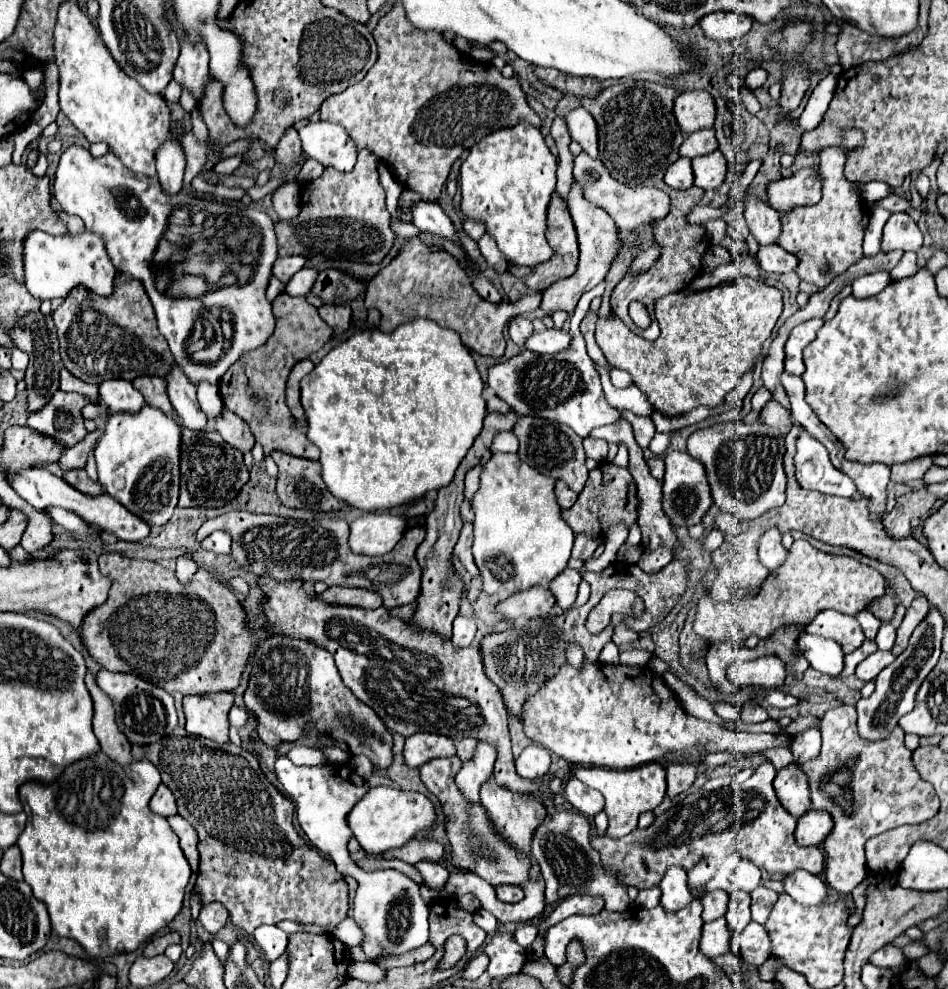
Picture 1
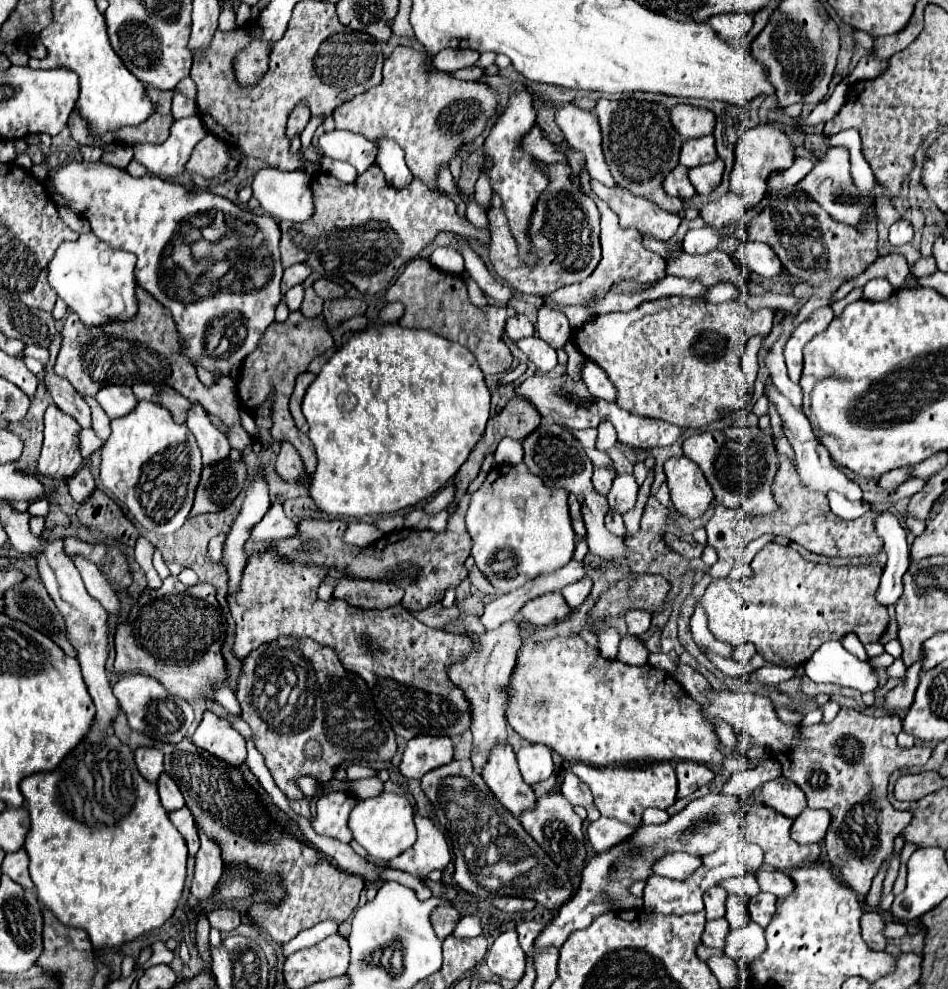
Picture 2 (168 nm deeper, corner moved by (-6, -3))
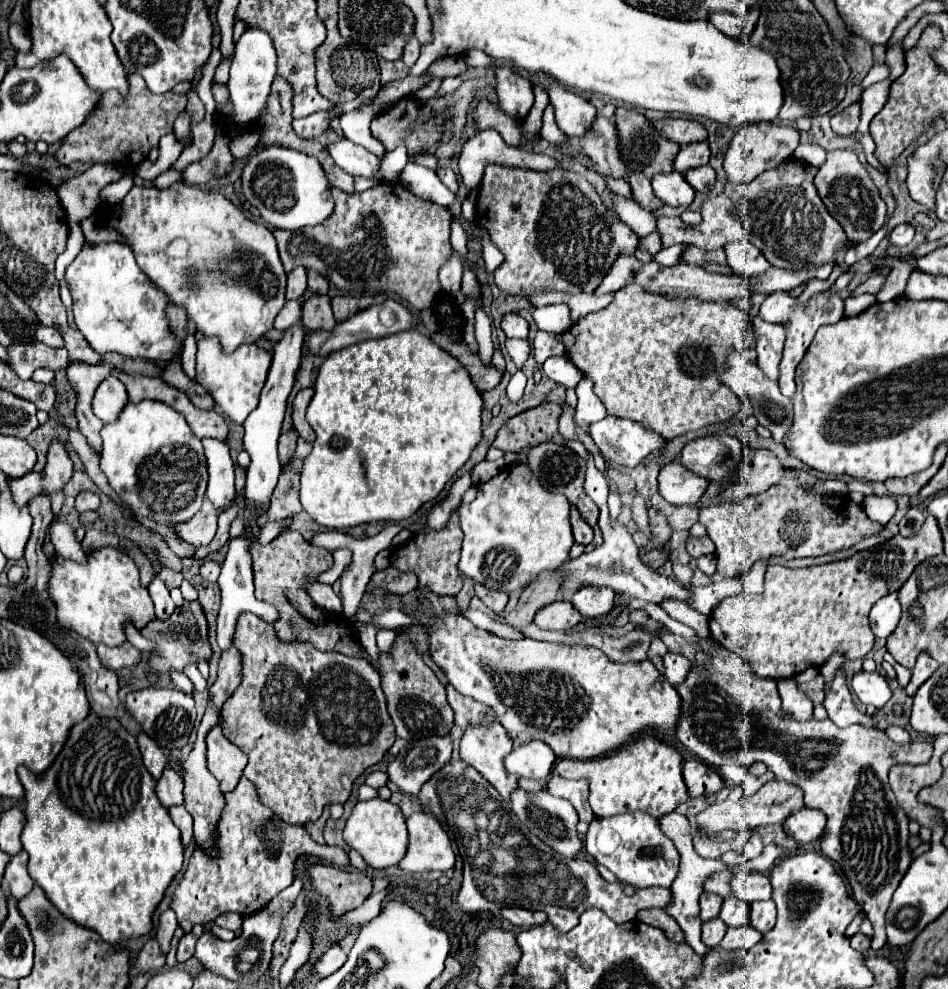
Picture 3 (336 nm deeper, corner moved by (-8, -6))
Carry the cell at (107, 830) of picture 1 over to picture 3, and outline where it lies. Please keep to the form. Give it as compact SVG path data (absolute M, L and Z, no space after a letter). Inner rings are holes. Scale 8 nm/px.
M89 712L83 722L77 722L71 728L63 750L45 772L33 774L25 766L19 766L17 770L25 788L27 824L21 832L21 844L29 854L29 876L45 890L47 898L51 898L51 902L63 914L67 914L67 918L73 918L77 924L95 930L105 942L111 944L119 942L121 938L143 936L151 930L151 916L161 902L165 888L183 864L179 828L171 822L167 808L161 806L155 794L155 780L161 778L165 766L167 756L155 740L147 738L145 732L141 732L135 740L135 736L129 734L119 720L101 718L95 712ZM105 744L115 746L117 756L107 760L109 766L107 772L101 774L101 784L89 786L93 776L83 776L85 766Z

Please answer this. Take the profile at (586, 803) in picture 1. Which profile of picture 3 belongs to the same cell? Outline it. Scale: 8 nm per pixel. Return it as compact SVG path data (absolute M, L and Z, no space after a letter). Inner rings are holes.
M553 774L547 782L547 790L553 796L571 800L571 804L575 806L575 810L579 814L579 820L591 822L595 818L595 814L587 802L587 796L589 796L589 782L587 780L583 780L583 778L581 780L565 780L559 774Z

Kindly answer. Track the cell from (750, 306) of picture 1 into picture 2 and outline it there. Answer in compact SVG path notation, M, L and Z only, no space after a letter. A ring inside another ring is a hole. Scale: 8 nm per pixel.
M663 297L663 299L655 299L655 301L645 301L637 309L629 311L629 313L605 313L605 315L597 315L591 323L583 323L577 329L577 347L587 359L591 357L591 361L595 361L599 367L605 369L605 373L609 375L609 379L613 381L613 385L619 391L617 393L617 405L621 409L637 413L641 417L657 417L657 419L669 421L673 425L679 425L679 427L703 427L703 425L707 425L707 423L711 423L711 421L715 421L719 417L719 409L737 411L737 409L743 409L745 405L749 405L745 377L743 377L743 371L741 371L741 365L739 365L739 357L741 357L741 351L745 349L745 345L747 345L747 341L751 337L767 335L771 331L773 317L775 317L773 309L757 309L757 311L753 311L753 309L745 307L743 303L739 303L739 301L727 301L727 303L711 305L711 303L705 303L705 301L695 299L695 297Z

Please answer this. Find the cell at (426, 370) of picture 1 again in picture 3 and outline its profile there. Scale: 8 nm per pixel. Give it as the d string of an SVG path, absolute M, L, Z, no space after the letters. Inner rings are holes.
M417 330L399 332L399 334L393 334L393 336L379 338L379 340L365 340L365 342L359 342L359 344L347 346L347 348L343 348L343 350L331 352L331 354L325 358L325 362L321 364L321 368L319 368L319 374L317 374L317 378L315 378L313 390L315 390L315 396L313 396L309 408L307 408L307 420L309 420L311 428L315 430L317 438L315 438L315 442L313 442L311 454L303 460L303 470L301 470L301 504L303 504L303 510L305 510L317 524L321 524L321 526L325 526L325 528L349 528L349 526L357 526L359 522L361 522L361 524L367 524L367 522L379 522L379 520L405 520L405 518L413 516L425 502L429 502L429 500L433 500L433 498L439 496L439 492L445 488L445 484L451 480L451 476L465 464L465 460L469 458L469 454L473 452L473 448L477 446L477 442L481 440L481 410L483 410L483 400L481 400L479 390L473 386L471 380L467 380L467 370L461 370L461 366L459 366L445 350L441 350L435 342L431 342L431 338L419 334Z

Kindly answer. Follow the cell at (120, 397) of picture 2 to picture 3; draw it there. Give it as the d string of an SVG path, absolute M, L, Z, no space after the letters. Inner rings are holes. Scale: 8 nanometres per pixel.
M113 376L105 378L99 384L99 388L95 390L93 402L91 402L95 416L101 418L105 424L113 422L119 416L119 412L123 410L125 404L127 404L125 386L117 378L113 378Z

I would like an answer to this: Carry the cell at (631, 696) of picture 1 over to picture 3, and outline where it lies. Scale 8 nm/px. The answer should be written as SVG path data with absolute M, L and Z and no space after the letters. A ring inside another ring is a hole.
M407 604L401 606L401 610L427 628L429 654L433 662L443 670L447 682L451 682L459 694L471 696L477 702L493 708L495 716L499 718L515 746L521 746L531 740L541 740L555 752L557 758L589 760L615 750L633 734L645 728L665 732L675 730L681 698L677 690L659 674L659 670L649 660L621 664L613 662L597 648L561 646L551 642L537 642L531 638L521 638L517 642L499 638L471 624L461 614L453 612L425 614L413 610Z

